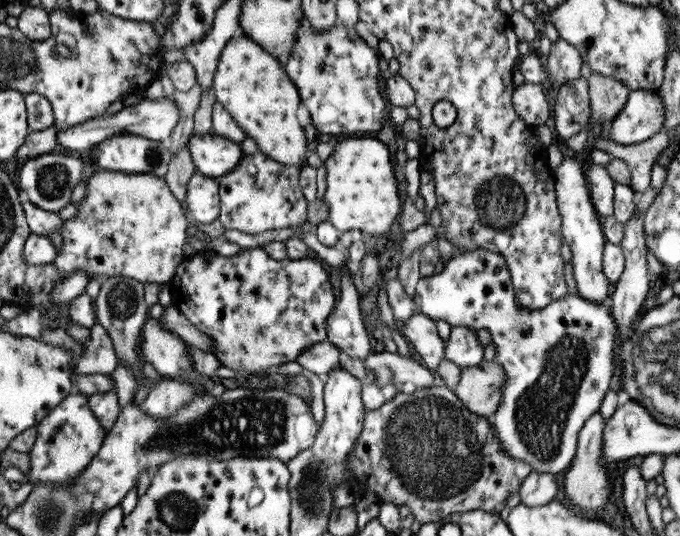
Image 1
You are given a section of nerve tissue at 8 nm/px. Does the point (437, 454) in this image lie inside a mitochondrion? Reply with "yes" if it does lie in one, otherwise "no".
yes

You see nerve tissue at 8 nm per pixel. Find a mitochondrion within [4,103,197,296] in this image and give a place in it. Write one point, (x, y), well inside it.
(52, 183)

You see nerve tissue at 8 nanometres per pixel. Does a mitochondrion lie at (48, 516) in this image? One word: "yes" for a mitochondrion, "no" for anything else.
yes

